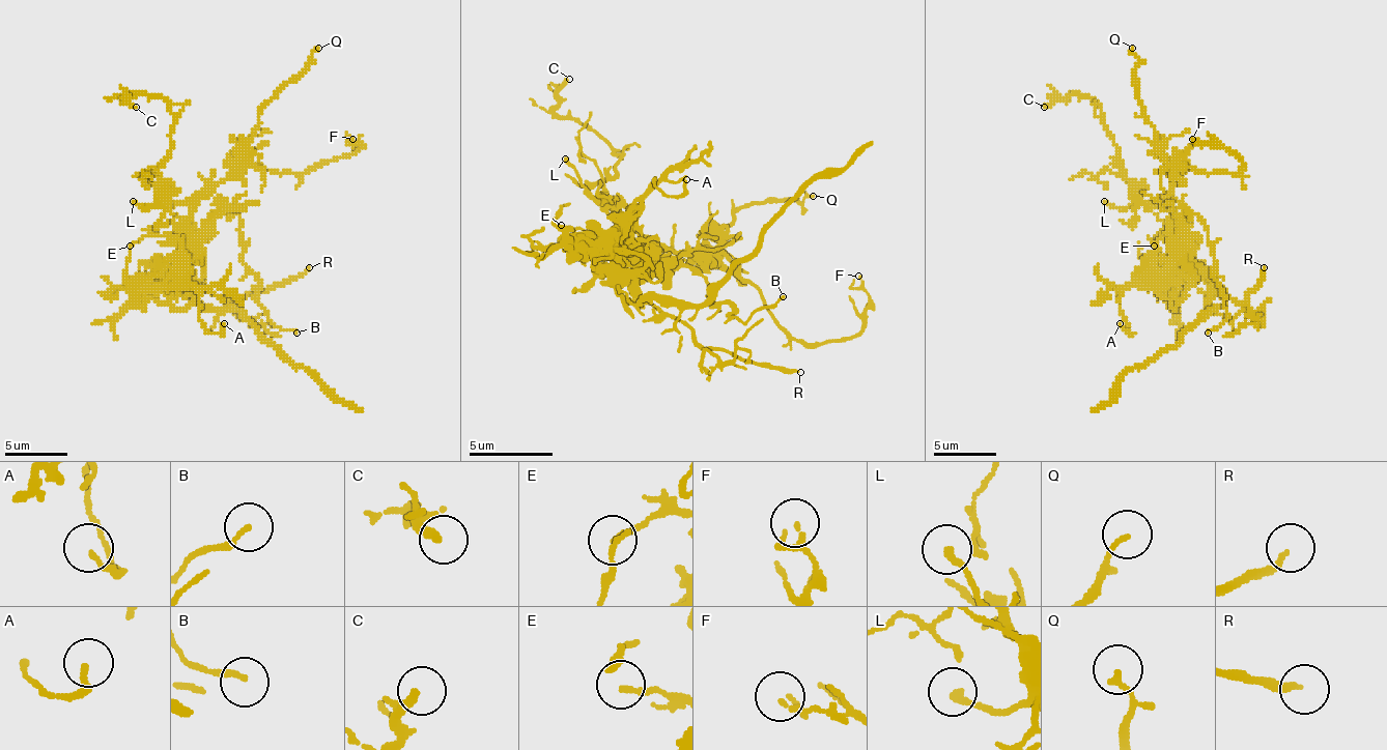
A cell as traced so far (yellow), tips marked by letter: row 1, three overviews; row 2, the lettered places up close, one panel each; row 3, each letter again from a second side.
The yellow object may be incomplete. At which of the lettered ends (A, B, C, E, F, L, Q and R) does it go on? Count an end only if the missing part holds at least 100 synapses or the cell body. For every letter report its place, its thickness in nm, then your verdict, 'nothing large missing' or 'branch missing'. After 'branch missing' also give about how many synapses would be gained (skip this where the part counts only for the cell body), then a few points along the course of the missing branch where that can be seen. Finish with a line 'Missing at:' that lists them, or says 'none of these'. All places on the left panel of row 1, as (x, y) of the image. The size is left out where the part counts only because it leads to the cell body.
A: (224, 323) | 170 nm | nothing large missing
B: (296, 333) | 160 nm | nothing large missing
C: (136, 107) | 280 nm | nothing large missing
E: (130, 246) | 170 nm | nothing large missing
F: (352, 139) | 110 nm | nothing large missing
L: (133, 201) | 220 nm | nothing large missing
Q: (318, 48) | 160 nm | nothing large missing
R: (309, 267) | 180 nm | nothing large missing
Missing at: none of these

